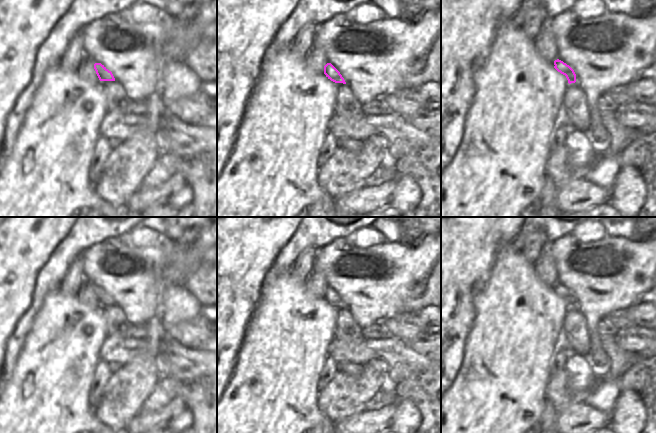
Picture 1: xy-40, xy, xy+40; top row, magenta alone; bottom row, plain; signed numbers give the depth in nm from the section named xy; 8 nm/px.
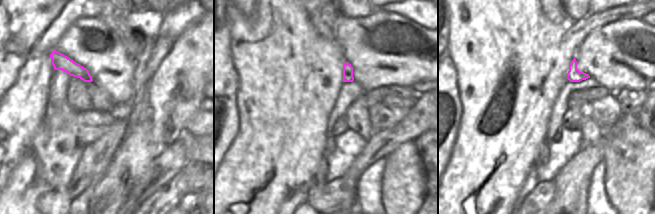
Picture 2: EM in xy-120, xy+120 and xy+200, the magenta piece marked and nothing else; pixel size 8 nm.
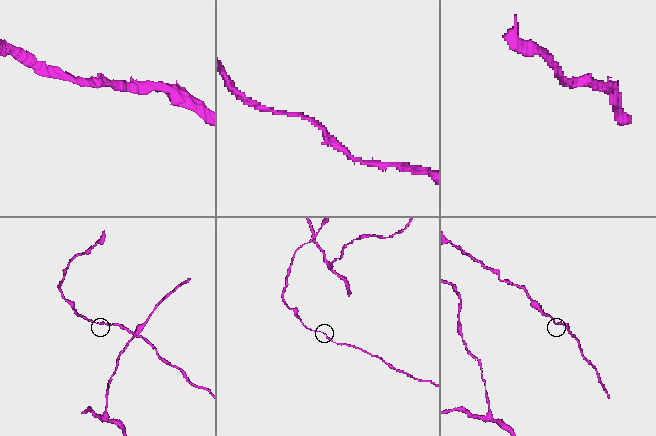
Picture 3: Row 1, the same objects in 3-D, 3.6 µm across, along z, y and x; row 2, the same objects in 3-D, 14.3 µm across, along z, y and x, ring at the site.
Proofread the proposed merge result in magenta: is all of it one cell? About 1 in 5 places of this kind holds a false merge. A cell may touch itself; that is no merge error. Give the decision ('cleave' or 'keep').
keep

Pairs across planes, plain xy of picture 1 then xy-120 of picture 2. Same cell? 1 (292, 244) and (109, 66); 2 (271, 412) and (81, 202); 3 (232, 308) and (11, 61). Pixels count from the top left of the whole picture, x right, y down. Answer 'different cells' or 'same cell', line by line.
1: different cells
2: different cells
3: same cell

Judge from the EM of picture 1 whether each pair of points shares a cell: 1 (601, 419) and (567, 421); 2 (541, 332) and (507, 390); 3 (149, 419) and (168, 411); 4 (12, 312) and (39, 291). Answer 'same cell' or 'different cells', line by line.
1: same cell
2: same cell
3: same cell
4: different cells

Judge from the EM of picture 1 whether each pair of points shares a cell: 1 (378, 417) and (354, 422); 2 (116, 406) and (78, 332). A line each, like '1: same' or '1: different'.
1: same
2: different

